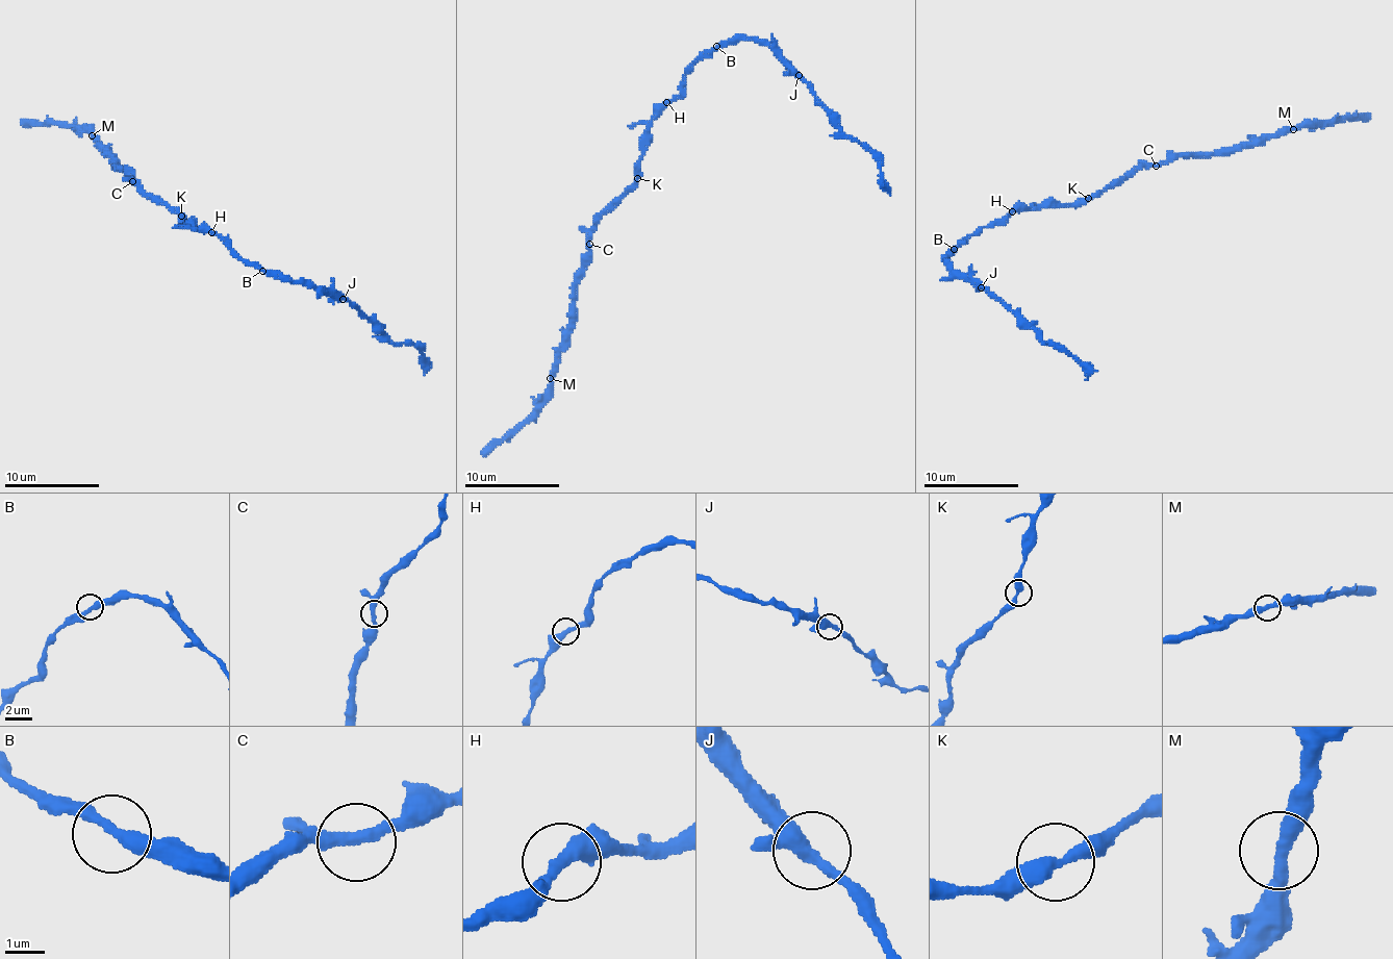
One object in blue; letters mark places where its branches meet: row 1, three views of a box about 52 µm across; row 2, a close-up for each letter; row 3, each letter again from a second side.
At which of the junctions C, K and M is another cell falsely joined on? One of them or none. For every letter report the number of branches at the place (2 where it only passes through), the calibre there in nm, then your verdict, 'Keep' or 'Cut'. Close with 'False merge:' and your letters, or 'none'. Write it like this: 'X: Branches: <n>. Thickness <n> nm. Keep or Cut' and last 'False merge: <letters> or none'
C: Branches: 2. Thickness 340 nm. Keep
K: Branches: 2. Thickness 400 nm. Keep
M: Branches: 2. Thickness 360 nm. Keep
False merge: none

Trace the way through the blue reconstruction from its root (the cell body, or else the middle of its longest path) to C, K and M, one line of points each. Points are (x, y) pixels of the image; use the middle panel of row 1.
C: (644, 133), (639, 175), (601, 216), (589, 244)
K: (644, 133), (644, 154), (637, 177)
M: (644, 133), (639, 175), (601, 216), (591, 234), (589, 255), (577, 285), (575, 321), (550, 378)

